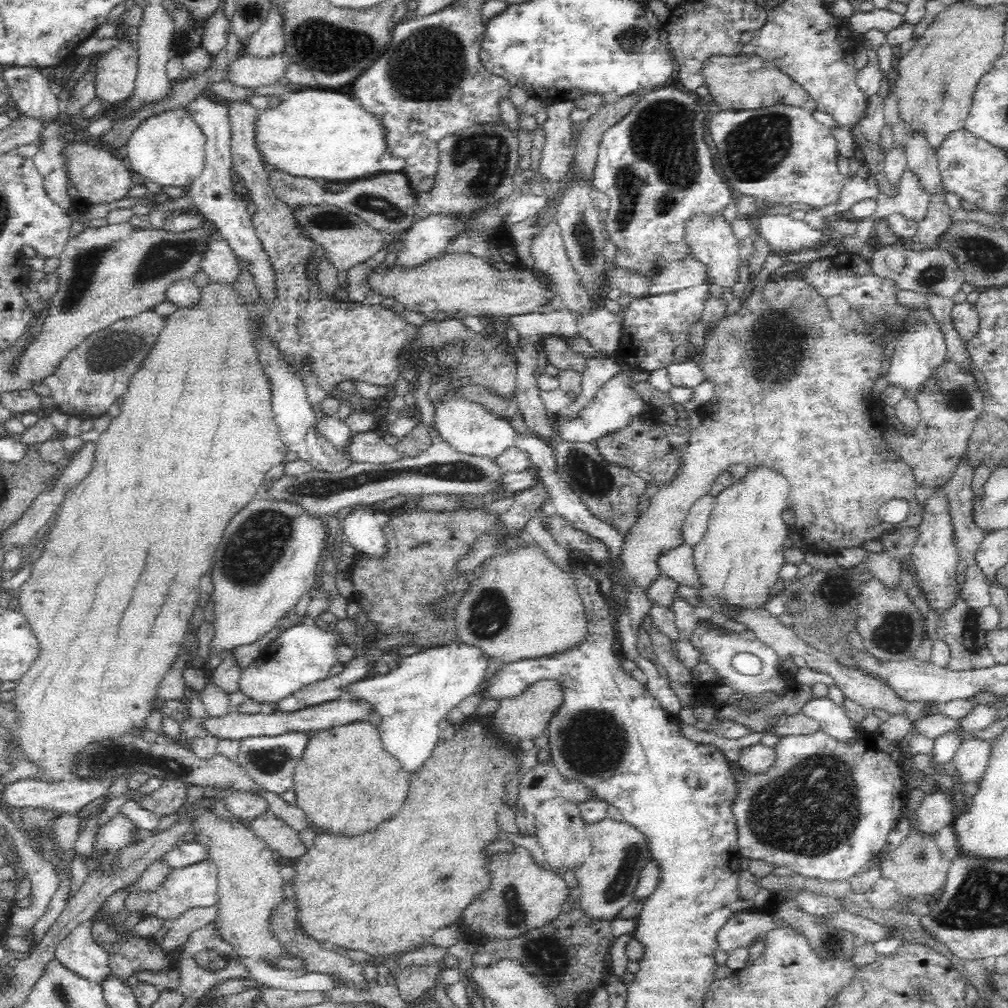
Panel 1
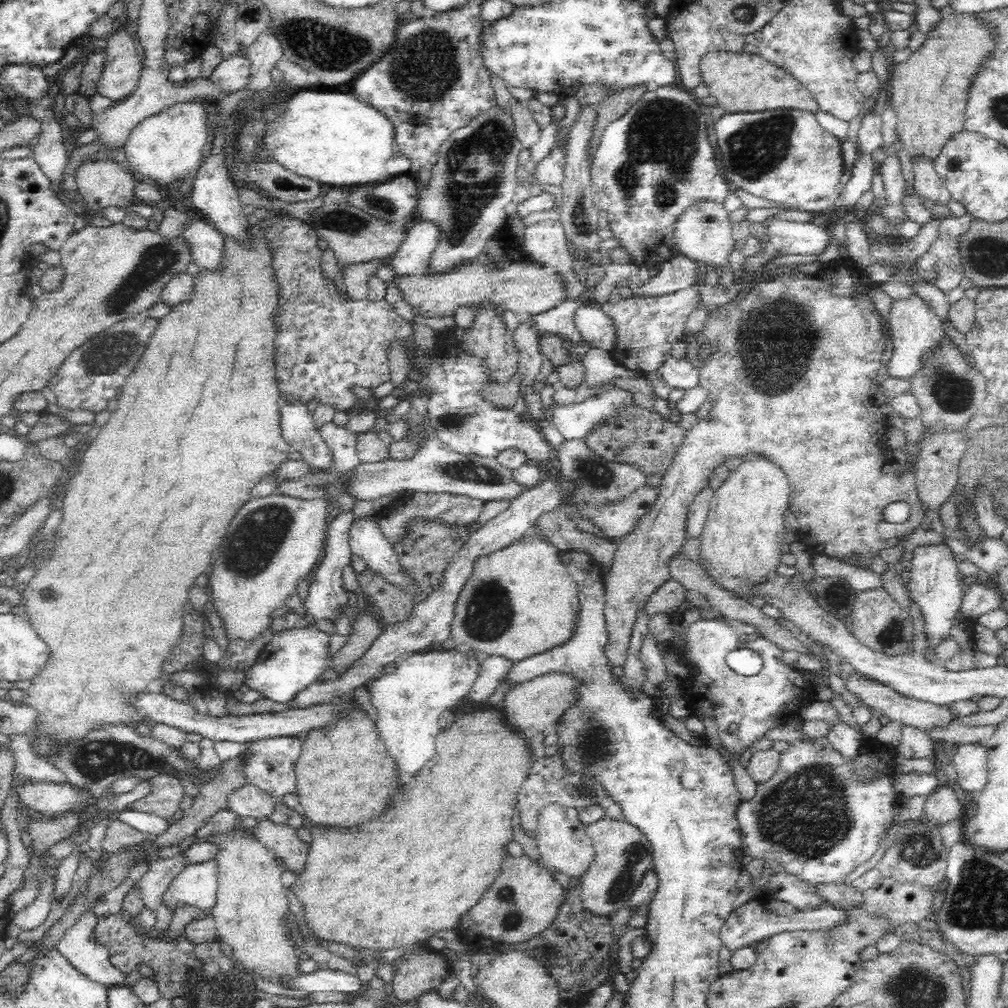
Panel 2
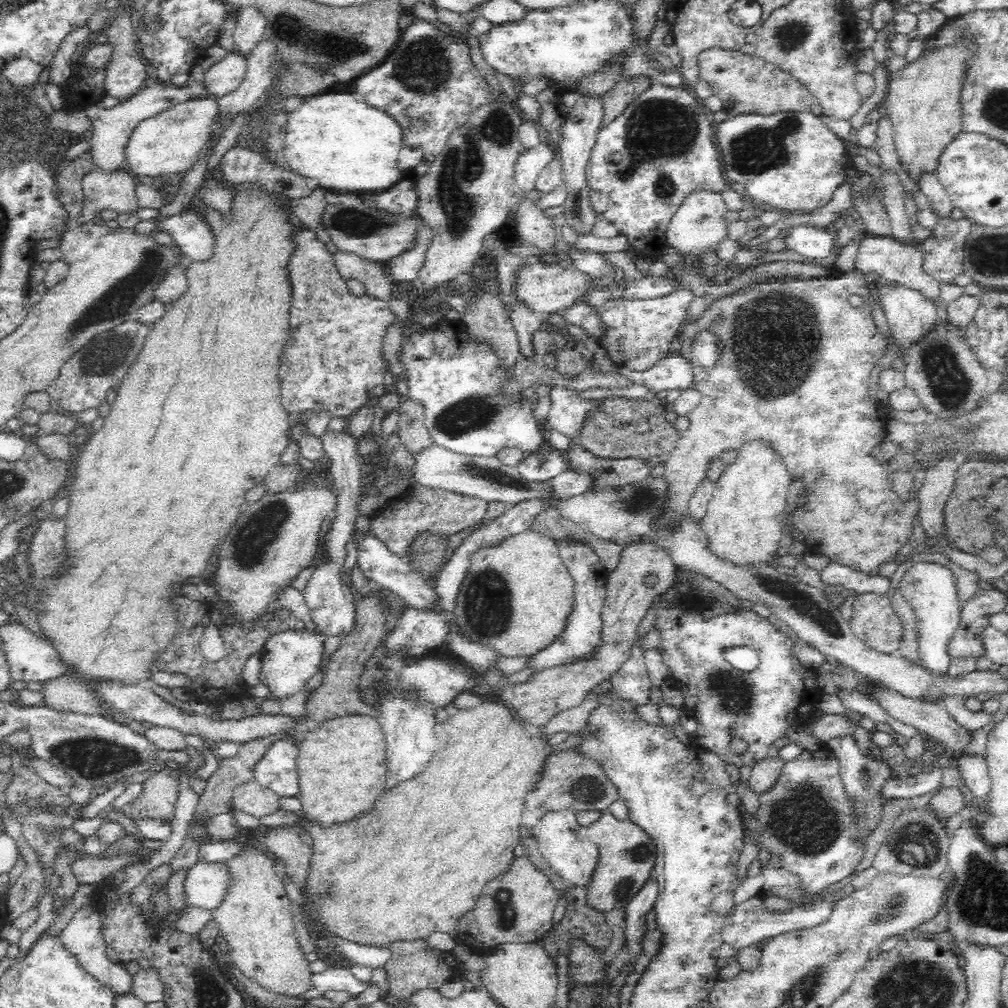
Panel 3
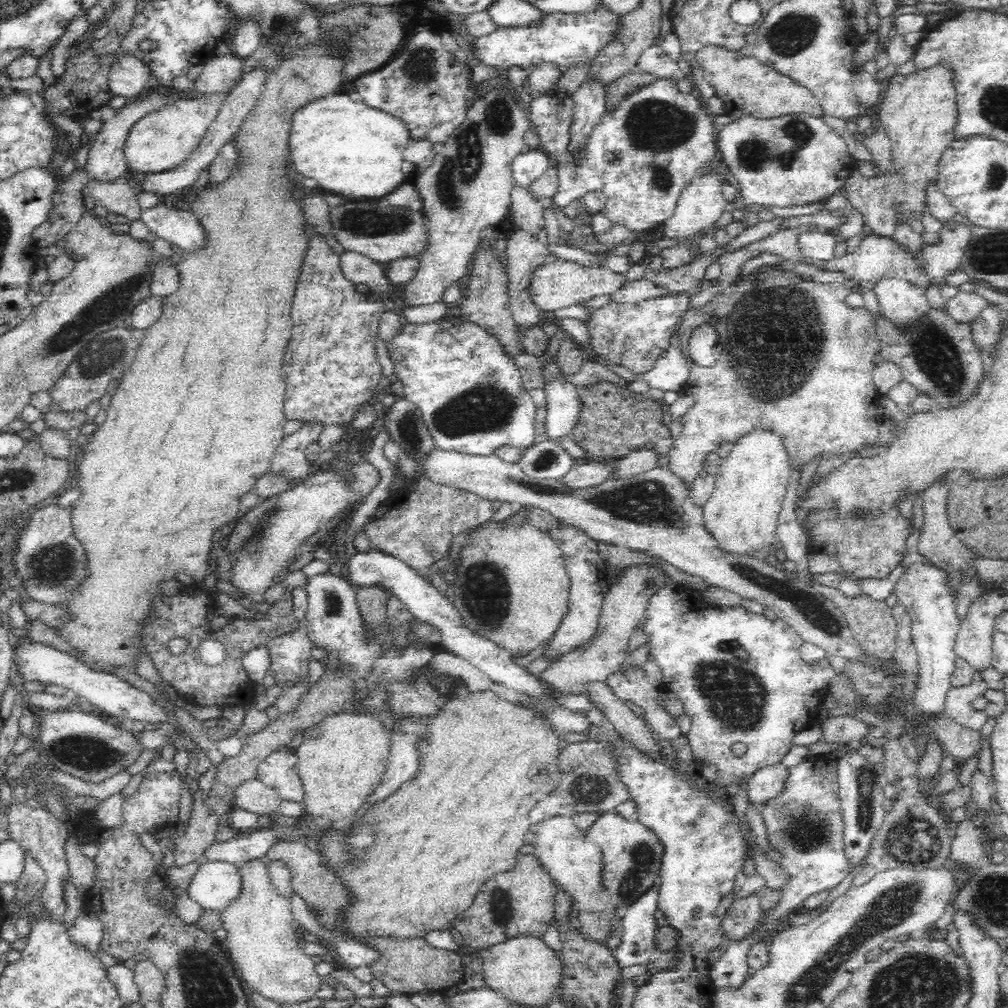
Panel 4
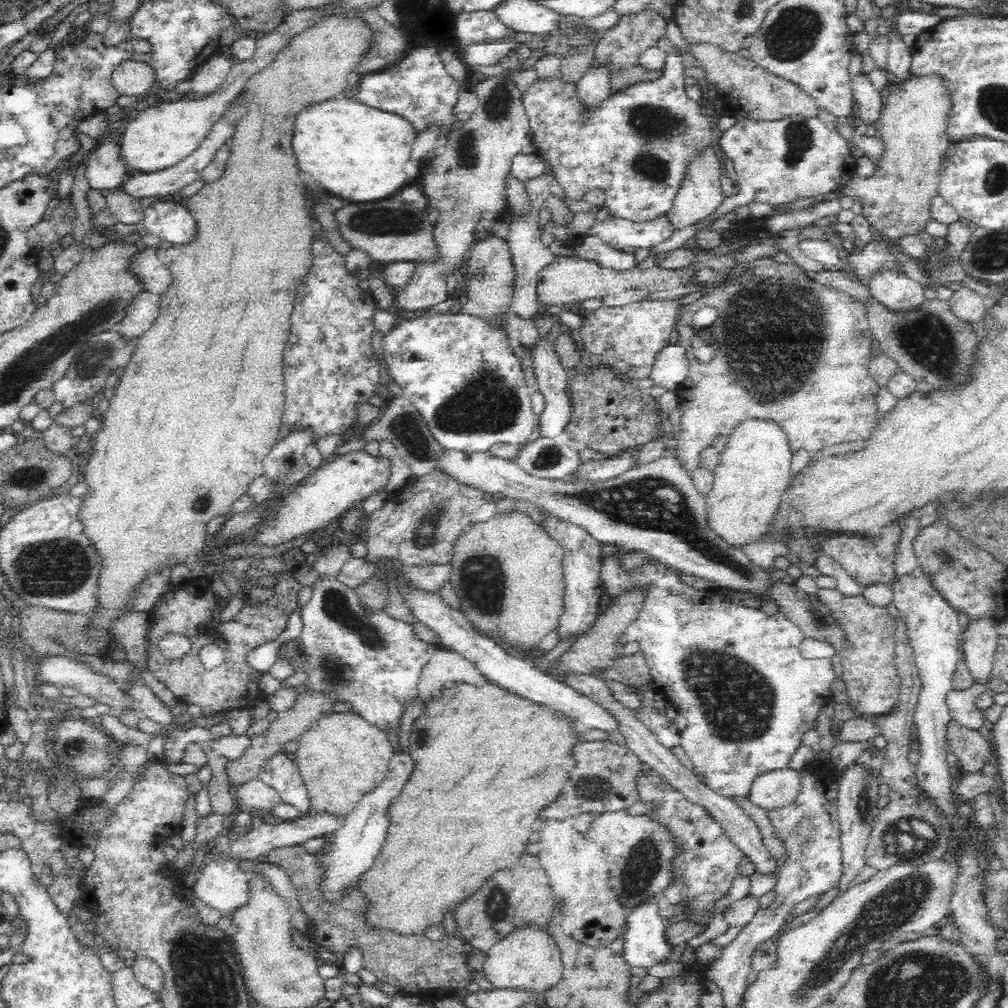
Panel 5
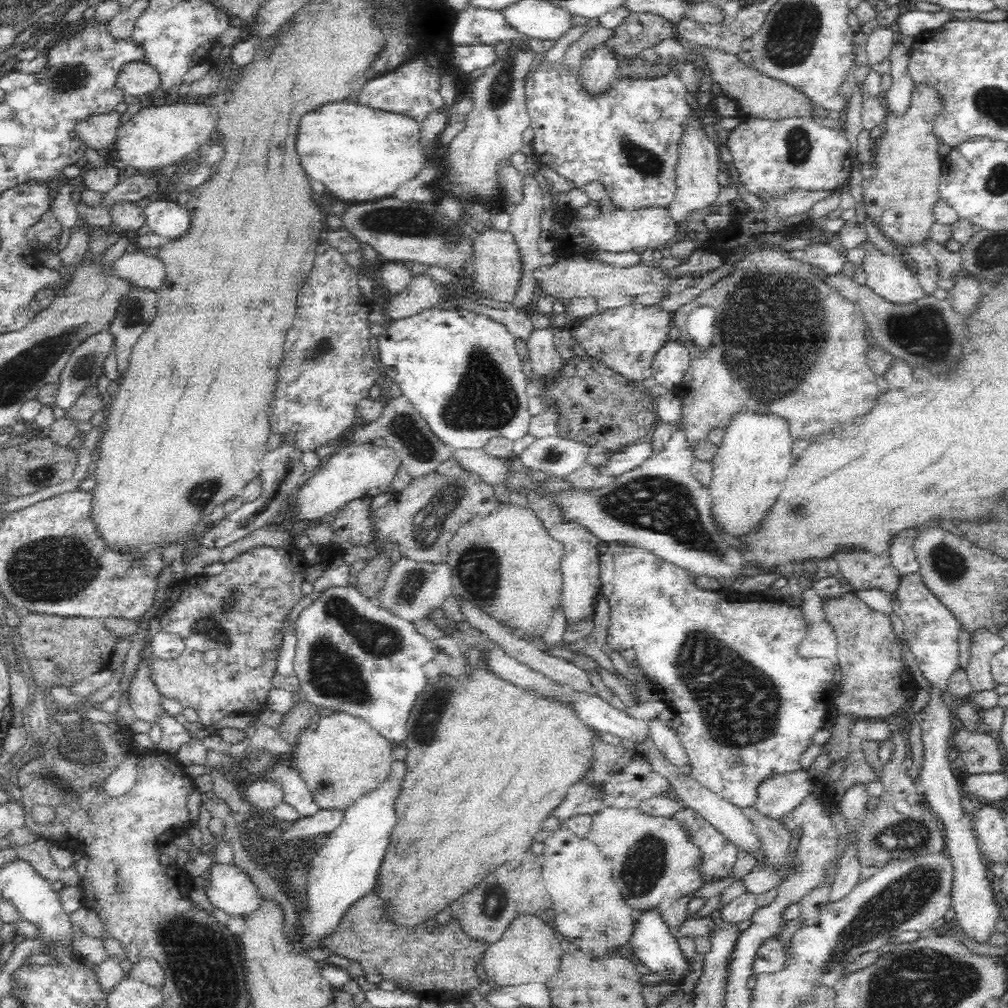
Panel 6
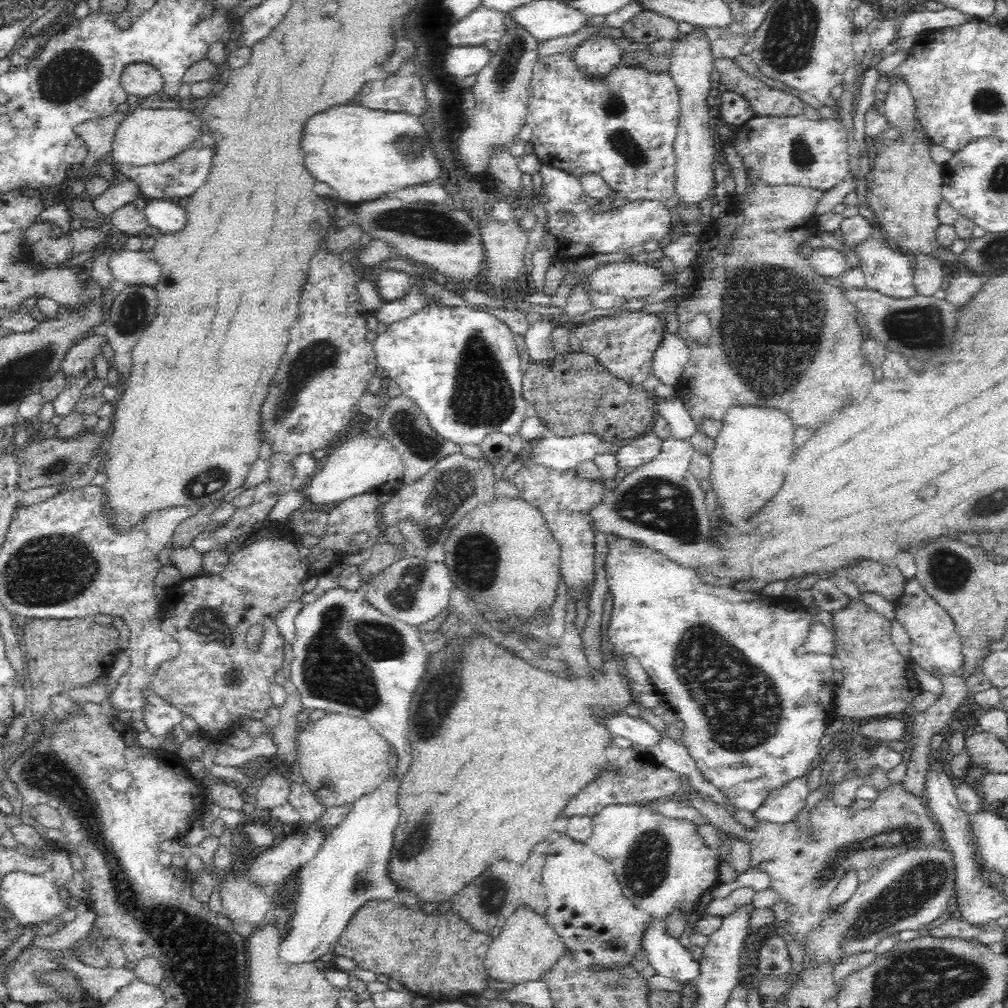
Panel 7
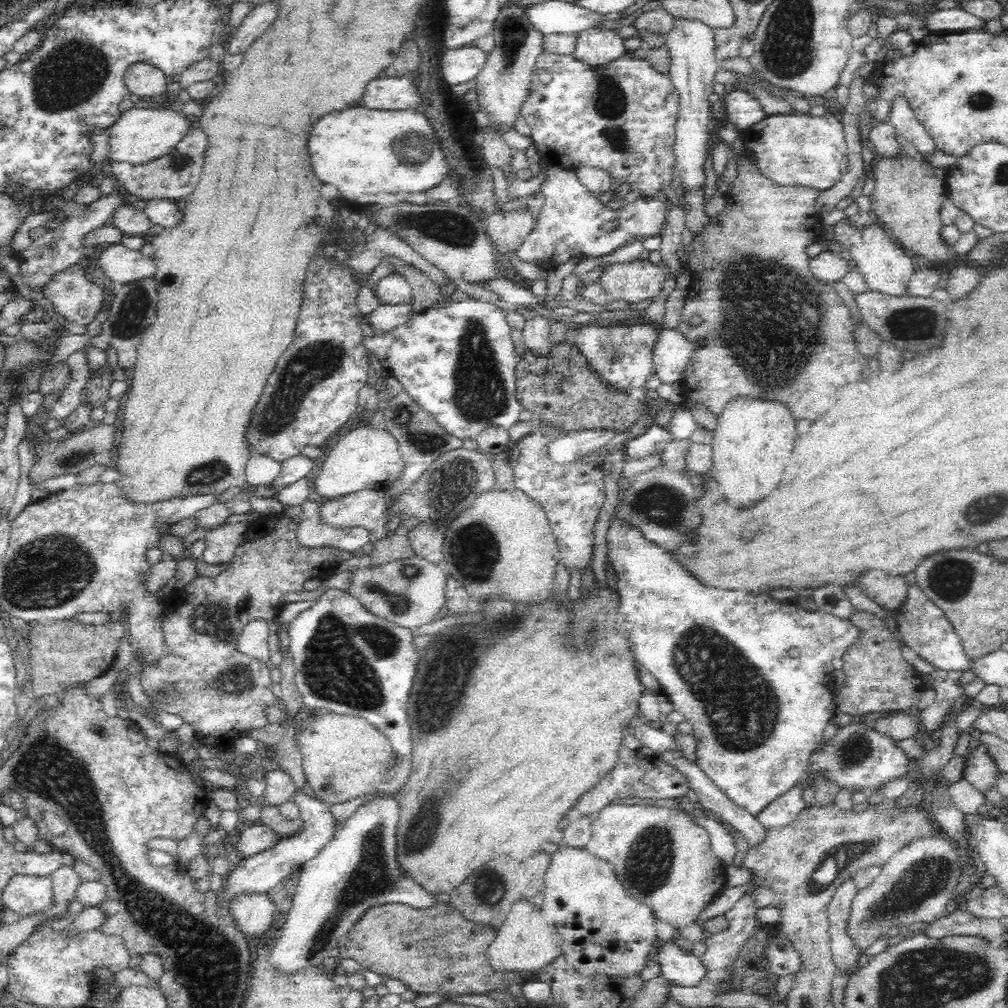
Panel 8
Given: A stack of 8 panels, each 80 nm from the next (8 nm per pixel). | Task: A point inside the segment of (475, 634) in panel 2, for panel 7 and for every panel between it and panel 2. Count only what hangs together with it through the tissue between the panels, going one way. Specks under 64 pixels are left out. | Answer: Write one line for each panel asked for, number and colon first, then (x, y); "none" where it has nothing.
3: (516, 594)
4: (511, 586)
5: (507, 571)
6: (506, 562)
7: (501, 554)

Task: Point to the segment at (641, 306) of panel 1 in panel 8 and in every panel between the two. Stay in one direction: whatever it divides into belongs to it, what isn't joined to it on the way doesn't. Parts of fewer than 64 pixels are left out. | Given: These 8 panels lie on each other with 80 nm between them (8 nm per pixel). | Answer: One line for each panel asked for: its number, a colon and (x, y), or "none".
2: (645, 329)
3: (634, 333)
4: (632, 335)
5: (628, 337)
6: (626, 339)
7: (623, 345)
8: (621, 356)

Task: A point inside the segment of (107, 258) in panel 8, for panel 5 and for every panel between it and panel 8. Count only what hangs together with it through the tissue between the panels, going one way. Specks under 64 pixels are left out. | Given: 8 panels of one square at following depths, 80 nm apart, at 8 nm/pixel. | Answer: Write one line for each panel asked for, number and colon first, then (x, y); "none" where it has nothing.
5: (151, 271)
6: (140, 268)
7: (130, 267)

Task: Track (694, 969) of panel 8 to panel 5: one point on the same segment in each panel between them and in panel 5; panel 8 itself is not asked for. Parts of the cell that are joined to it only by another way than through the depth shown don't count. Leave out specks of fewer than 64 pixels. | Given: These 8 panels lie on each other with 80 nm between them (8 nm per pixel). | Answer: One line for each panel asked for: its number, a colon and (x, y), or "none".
5: (645, 945)
6: (654, 945)
7: (668, 957)

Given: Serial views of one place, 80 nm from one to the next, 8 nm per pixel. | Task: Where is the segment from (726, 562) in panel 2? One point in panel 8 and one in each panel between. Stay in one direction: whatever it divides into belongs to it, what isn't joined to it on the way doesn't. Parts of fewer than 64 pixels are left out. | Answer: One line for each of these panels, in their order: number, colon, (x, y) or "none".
3: (742, 521)
4: (741, 511)
5: (752, 470)
6: (750, 464)
7: (753, 449)
8: (752, 440)

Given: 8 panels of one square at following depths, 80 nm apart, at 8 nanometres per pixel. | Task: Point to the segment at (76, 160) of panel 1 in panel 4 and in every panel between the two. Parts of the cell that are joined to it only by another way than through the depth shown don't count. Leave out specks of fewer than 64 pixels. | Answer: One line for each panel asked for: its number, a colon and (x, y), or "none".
2: (102, 184)
3: (114, 190)
4: (118, 197)

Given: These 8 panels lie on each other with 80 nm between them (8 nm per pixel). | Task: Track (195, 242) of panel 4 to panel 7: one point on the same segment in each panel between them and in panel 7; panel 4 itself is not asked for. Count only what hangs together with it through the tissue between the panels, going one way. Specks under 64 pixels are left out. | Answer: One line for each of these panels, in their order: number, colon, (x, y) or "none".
5: (174, 224)
6: (168, 219)
7: (165, 215)

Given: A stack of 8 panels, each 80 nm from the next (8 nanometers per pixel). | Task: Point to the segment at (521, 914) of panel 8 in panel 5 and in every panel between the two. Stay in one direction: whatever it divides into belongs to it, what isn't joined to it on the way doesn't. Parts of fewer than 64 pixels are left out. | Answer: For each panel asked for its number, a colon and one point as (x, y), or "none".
5: (528, 957)
6: (528, 951)
7: (525, 949)

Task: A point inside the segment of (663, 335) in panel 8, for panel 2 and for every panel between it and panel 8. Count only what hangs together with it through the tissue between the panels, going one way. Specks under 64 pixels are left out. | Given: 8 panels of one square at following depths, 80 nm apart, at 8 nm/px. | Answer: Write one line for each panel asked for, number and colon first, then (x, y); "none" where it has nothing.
2: (677, 373)
3: (673, 371)
4: (670, 371)
5: (671, 367)
6: (670, 363)
7: (670, 358)

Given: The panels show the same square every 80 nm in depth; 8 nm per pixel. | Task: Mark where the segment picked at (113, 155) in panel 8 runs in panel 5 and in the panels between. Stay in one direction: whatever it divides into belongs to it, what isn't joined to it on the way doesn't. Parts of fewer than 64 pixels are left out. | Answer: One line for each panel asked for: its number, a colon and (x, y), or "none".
5: (156, 138)
6: (154, 137)
7: (151, 134)

